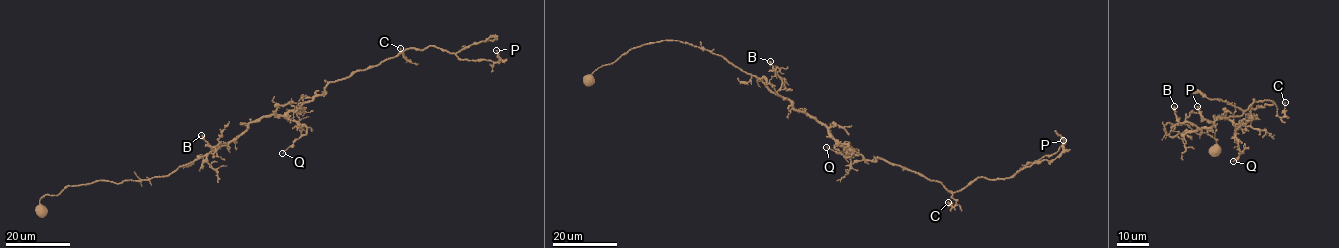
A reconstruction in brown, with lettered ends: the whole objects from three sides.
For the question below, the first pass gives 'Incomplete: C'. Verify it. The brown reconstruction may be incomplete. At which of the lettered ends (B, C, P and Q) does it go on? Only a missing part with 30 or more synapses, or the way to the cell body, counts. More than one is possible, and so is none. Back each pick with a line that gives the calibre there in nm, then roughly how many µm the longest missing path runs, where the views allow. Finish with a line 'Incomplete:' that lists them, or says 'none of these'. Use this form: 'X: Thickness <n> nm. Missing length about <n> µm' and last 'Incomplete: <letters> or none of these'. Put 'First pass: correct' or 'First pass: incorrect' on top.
First pass: incorrect
Incomplete: none of these

